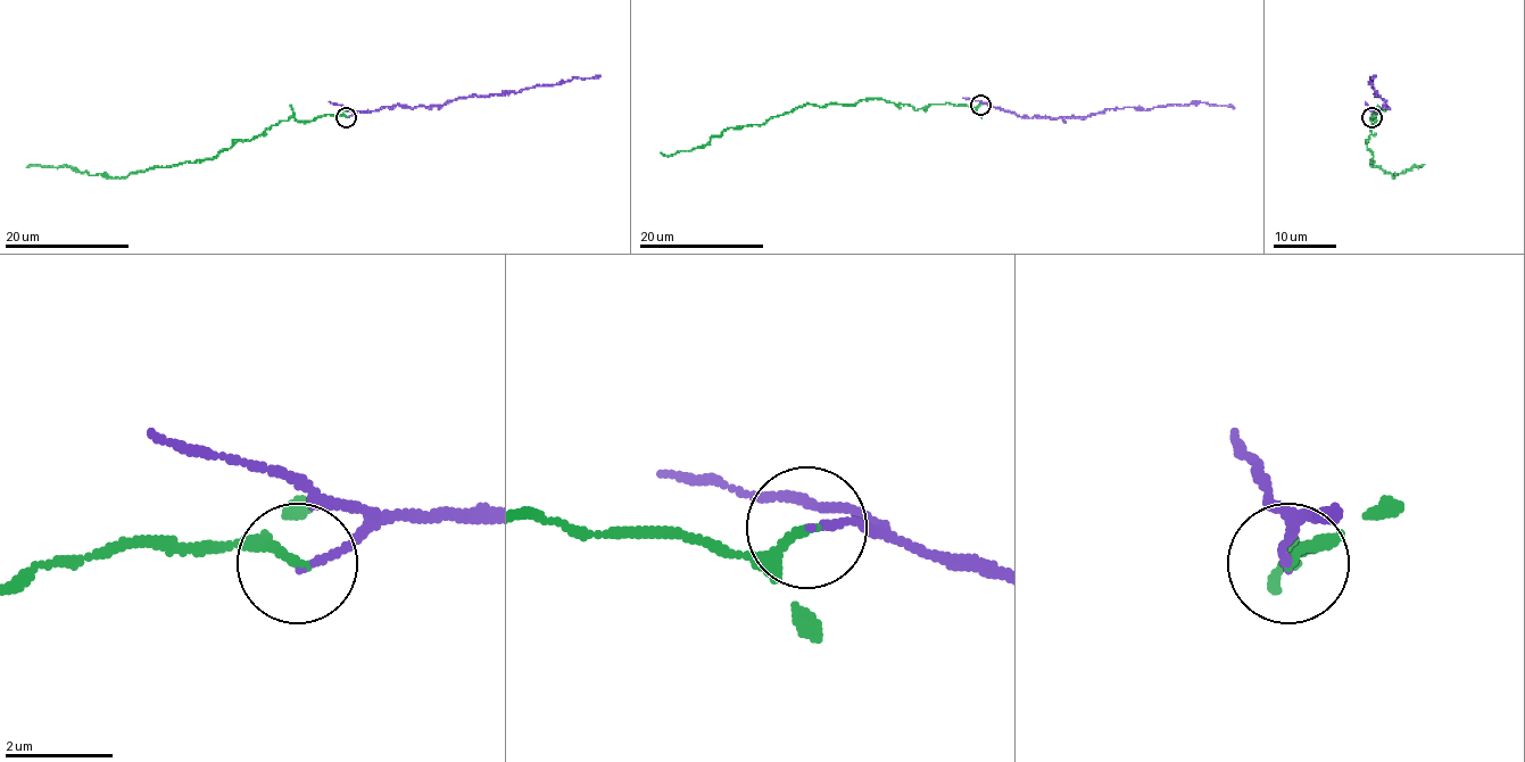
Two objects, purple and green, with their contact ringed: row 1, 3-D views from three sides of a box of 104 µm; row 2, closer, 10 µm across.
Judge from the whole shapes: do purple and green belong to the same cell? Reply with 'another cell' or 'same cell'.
same cell

